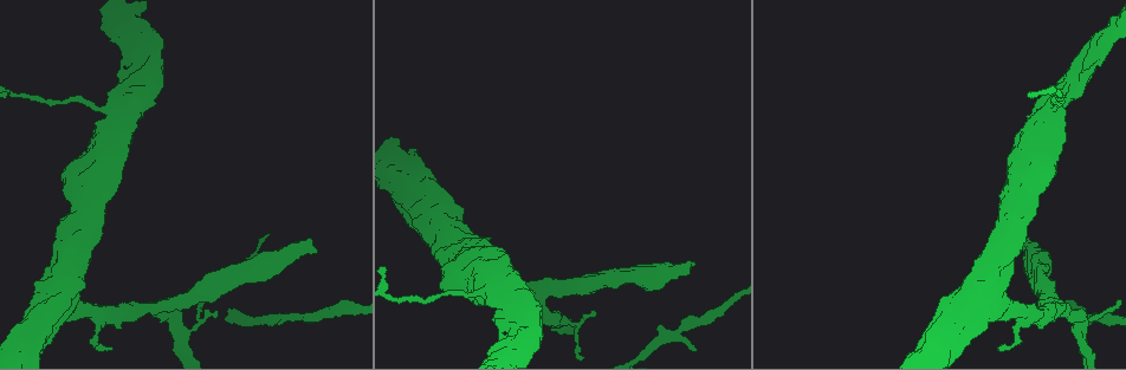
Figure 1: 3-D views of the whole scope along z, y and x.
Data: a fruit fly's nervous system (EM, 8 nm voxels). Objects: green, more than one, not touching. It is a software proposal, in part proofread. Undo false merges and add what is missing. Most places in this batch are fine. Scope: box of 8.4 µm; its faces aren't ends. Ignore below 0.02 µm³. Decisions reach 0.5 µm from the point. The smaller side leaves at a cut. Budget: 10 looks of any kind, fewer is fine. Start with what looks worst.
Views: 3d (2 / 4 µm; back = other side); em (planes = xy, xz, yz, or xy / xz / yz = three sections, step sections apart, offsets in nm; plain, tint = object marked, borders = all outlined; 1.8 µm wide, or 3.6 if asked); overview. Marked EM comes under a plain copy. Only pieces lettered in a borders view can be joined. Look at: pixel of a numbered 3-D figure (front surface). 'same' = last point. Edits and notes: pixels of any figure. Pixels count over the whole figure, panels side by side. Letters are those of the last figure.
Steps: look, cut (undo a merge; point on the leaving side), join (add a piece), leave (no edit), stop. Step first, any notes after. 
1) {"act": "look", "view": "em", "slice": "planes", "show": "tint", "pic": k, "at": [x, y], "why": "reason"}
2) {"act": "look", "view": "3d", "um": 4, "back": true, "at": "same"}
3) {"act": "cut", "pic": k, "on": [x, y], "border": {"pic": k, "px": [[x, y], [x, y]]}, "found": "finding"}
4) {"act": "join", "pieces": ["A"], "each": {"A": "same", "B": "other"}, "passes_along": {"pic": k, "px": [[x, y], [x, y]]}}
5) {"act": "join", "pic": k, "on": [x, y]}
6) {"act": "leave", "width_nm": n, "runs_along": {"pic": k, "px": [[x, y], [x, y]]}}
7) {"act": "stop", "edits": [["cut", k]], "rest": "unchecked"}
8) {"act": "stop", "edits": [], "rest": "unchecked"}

{"act": "look", "view": "3d", "um": 2, "pic": 1, "at": [315, 250]}

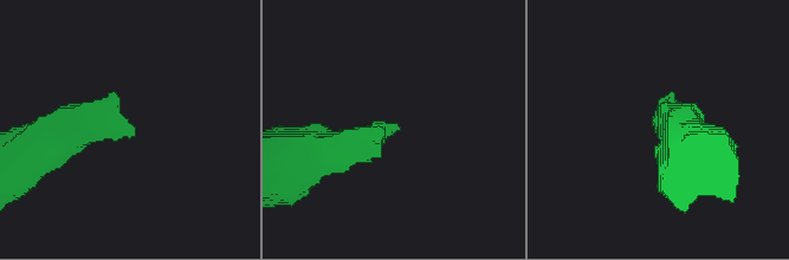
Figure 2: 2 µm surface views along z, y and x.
{"act": "look", "view": "em", "slice": "planes", "show": "borders", "pic": 2, "at": [397, 128], "why": "now the EM"}

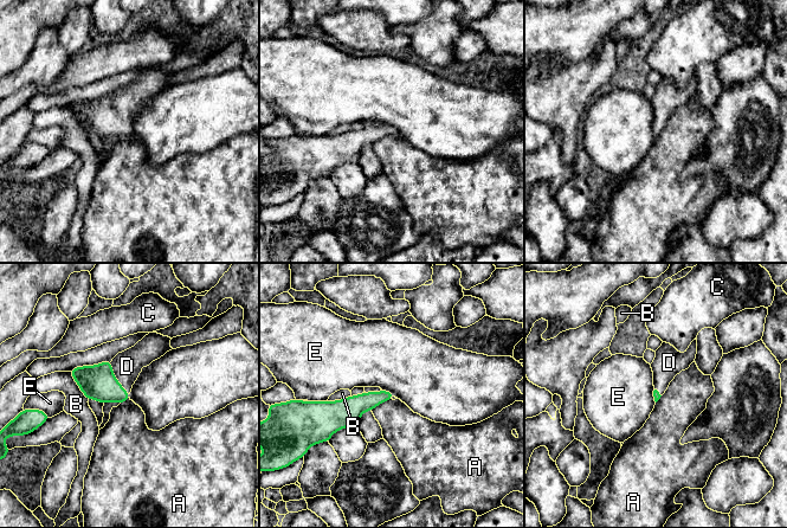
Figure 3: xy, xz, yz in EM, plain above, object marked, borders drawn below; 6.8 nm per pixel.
{"act": "join", "pieces": ["D"], "each": {"A": "other", "B": "other", "C": "other", "D": "same", "E": "other"}, "passes_along": {"pic": 3, "px": [[97, 381], [115, 377], [127, 366]]}, "found": "the cell continues"}

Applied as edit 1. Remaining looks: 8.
{"act": "look", "view": "em", "slice": "xz", "step": 8, "show": "tint", "pic": 1, "at": [697, 350], "why": "an open end"}

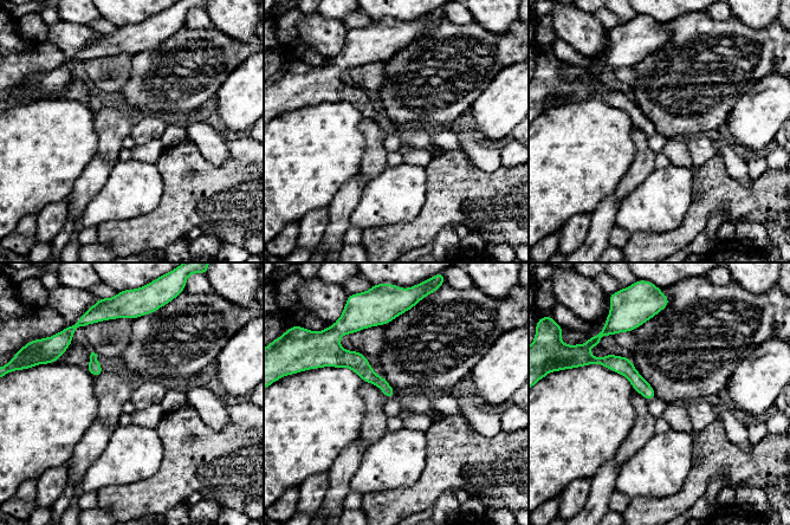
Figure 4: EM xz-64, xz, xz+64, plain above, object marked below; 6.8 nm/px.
{"act": "look", "view": "em", "slice": "planes", "show": "borders", "at": "same", "why": "another direction"}

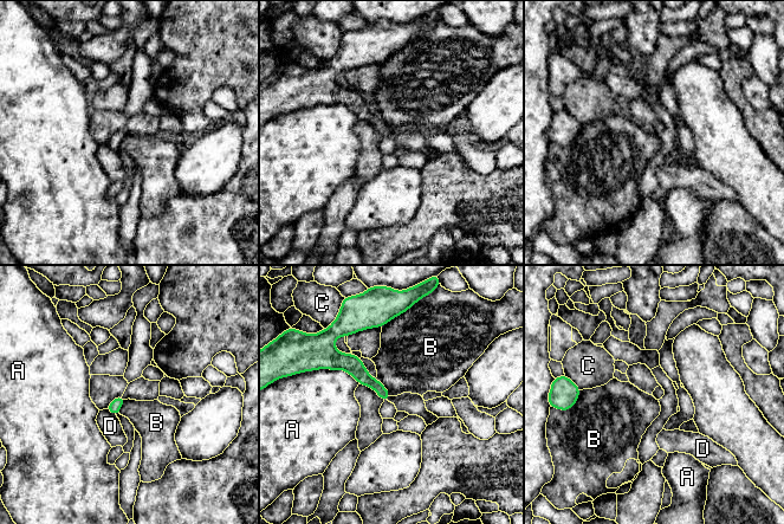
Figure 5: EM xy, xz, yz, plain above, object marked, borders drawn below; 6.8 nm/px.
{"act": "leave", "each": {"A": "other", "B": "other", "C": "other", "D": "other"}, "border": {"pic": 5, "px": [[376, 377], [392, 395]]}, "found": "none of them fits"}

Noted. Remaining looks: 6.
{"act": "look", "view": "3d", "um": 4, "pic": 1, "at": [1000, 304], "why": "calibre changes"}

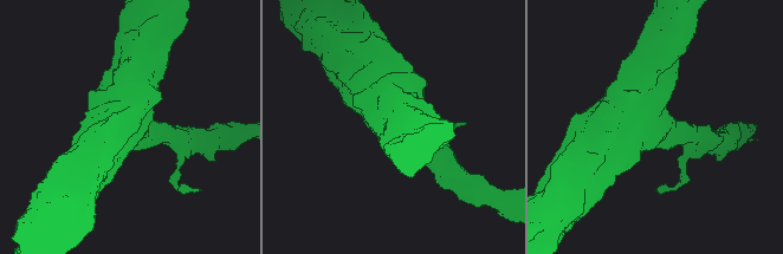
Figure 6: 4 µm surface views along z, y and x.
{"act": "look", "view": "em", "slice": "planes", "show": "borders", "pic": 6, "at": [658, 129]}

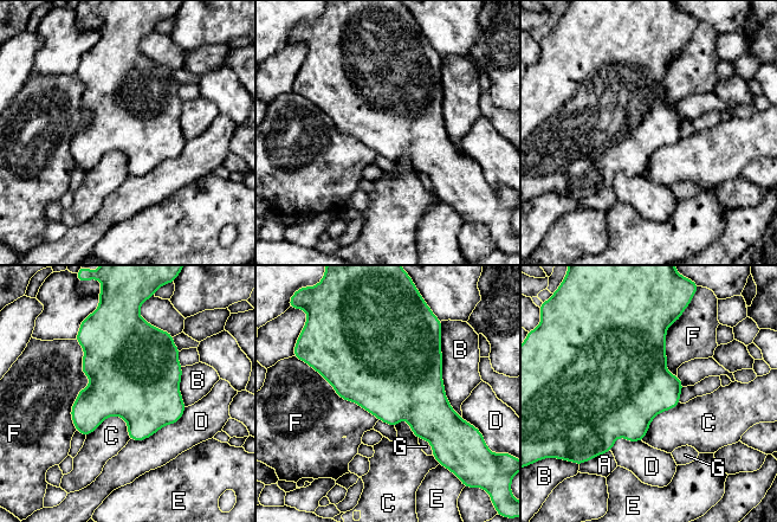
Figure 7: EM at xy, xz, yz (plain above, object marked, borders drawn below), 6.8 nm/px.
{"act": "leave", "longest_contact_nm": ["F", 600], "each": {"A": "other", "B": "other", "C": "other", "D": "other", "E": "other", "F": "other", "G": "other"}, "border": {"pic": 7, "px": [[127, 421], [109, 416], [86, 437]]}, "found": "one cell here"}

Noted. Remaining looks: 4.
{"act": "look", "view": "3d", "um": 2, "pic": 1, "at": [533, 286], "why": "a fork"}

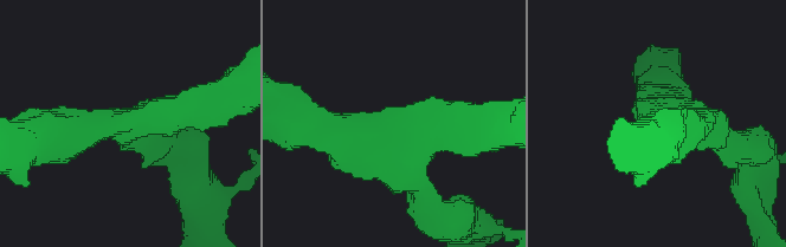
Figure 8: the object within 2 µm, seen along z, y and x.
{"act": "look", "view": "em", "slice": "planes", "show": "tint", "pic": 8, "at": [386, 136], "arms": 3, "arm_widths_nm": [220, 300, 360], "why": "now the EM"}

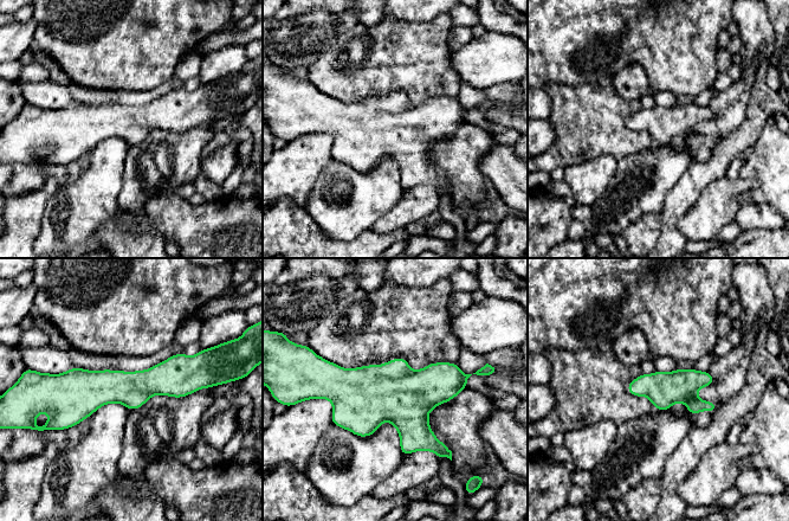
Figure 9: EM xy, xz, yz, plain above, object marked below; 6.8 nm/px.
{"act": "look", "view": "em", "slice": "planes", "show": "borders", "at": "same"}

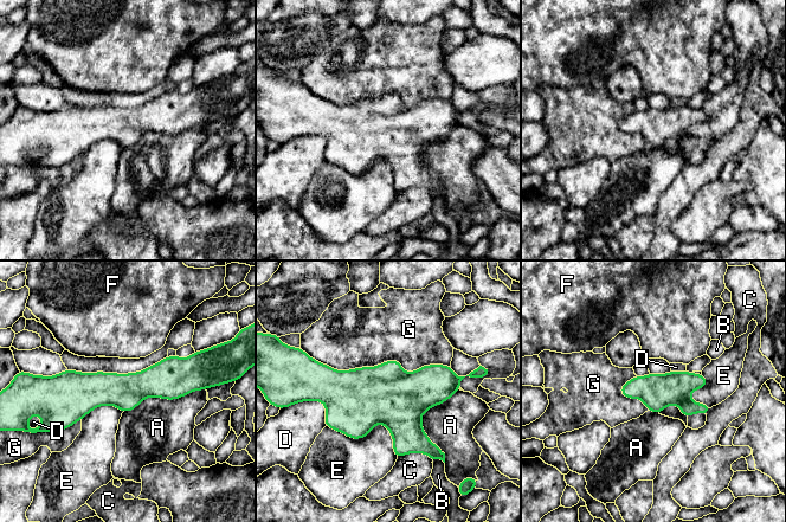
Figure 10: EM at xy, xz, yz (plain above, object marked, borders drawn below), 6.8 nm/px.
{"act": "leave", "each": {"A": "other", "B": "other", "C": "other", "D": "other", "E": "other", "F": "other", "G": "other"}, "border": {"pic": 10, "px": [[314, 359], [337, 369], [450, 366]]}, "found": "all the same cell"}

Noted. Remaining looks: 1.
{"act": "stop", "edits": [["join", 3]], "rest": "unchecked"}

